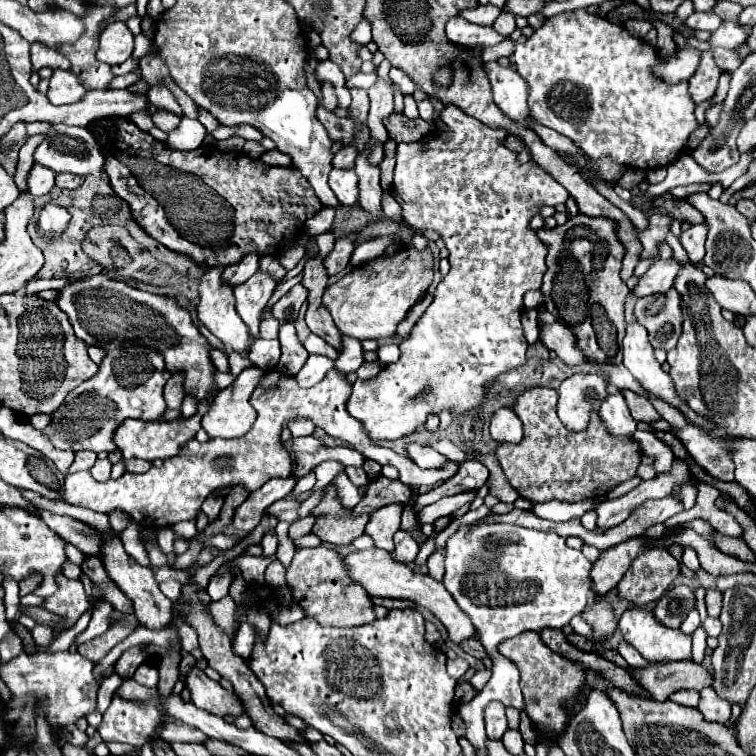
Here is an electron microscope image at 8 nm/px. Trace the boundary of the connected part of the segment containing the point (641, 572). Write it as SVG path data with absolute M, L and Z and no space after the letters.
M646 549L628 567L616 593L620 599L634 607L644 607L660 599L680 575L680 561L674 559L666 549Z

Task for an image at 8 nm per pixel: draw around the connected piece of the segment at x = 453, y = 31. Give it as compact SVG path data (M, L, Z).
M454 17L446 23L446 37L456 45L468 45L468 47L474 47L474 45L490 47L502 41L502 37L498 37L494 27L474 25L462 17Z

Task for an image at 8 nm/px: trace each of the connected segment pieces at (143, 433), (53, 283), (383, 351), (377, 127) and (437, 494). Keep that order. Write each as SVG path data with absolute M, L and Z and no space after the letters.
M196 411L196 415L192 415L190 419L174 419L174 421L136 421L136 419L126 419L114 433L114 441L118 445L118 449L122 451L124 459L146 459L146 461L154 461L154 459L168 459L178 455L178 451L184 447L186 441L194 439L194 435L202 429L200 419L204 413Z
M34 279L26 283L26 293L38 293L44 289L62 289L68 285L68 279Z
M394 343L382 345L382 347L378 347L378 357L380 357L382 363L394 363L394 361L398 361L398 357L400 357L400 349L398 349L398 345L394 345Z
M378 77L376 85L368 89L370 97L370 115L368 115L368 125L372 131L372 139L384 143L390 135L382 125L382 119L388 117L394 109L394 85L382 77Z
M475 459L464 461L462 467L460 467L460 471L452 479L444 481L442 485L434 487L428 493L422 493L420 497L416 497L416 501L412 503L412 507L418 513L422 507L426 507L430 503L436 503L442 497L480 489L486 483L488 477L489 471L482 463L476 463Z

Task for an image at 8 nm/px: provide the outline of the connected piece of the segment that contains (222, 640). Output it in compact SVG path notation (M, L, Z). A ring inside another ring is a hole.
M264 514L254 531L243 539L242 543L238 543L238 545L232 547L230 551L226 551L226 553L214 557L208 565L192 563L190 569L188 569L188 571L190 571L190 579L188 579L186 585L182 585L182 601L174 603L174 617L178 617L178 611L176 611L176 609L182 609L182 617L186 617L186 621L190 621L190 625L192 625L192 627L196 629L196 633L198 633L198 641L200 641L200 645L202 645L202 655L204 655L204 659L208 659L208 665L210 665L212 669L216 669L224 679L228 679L228 681L234 685L236 693L240 695L240 699L242 699L242 703L244 703L244 709L246 709L248 717L252 719L252 723L254 723L254 727L256 727L258 731L262 731L262 733L266 733L266 735L270 735L270 737L278 737L282 743L302 743L302 741L306 741L306 739L302 737L302 733L300 733L298 729L294 729L292 725L288 725L282 717L278 717L278 715L272 711L272 705L270 705L270 701L268 701L268 697L266 697L266 691L264 691L264 687L260 685L258 677L250 671L248 663L232 651L232 637L226 635L226 633L222 633L222 629L218 629L218 625L214 625L214 621L210 621L210 613L206 613L206 603L202 603L202 601L198 599L198 591L206 589L206 581L210 581L210 577L218 571L218 567L222 567L228 559L234 559L236 555L240 555L248 546L260 544L266 530L275 528L278 522L276 517Z

